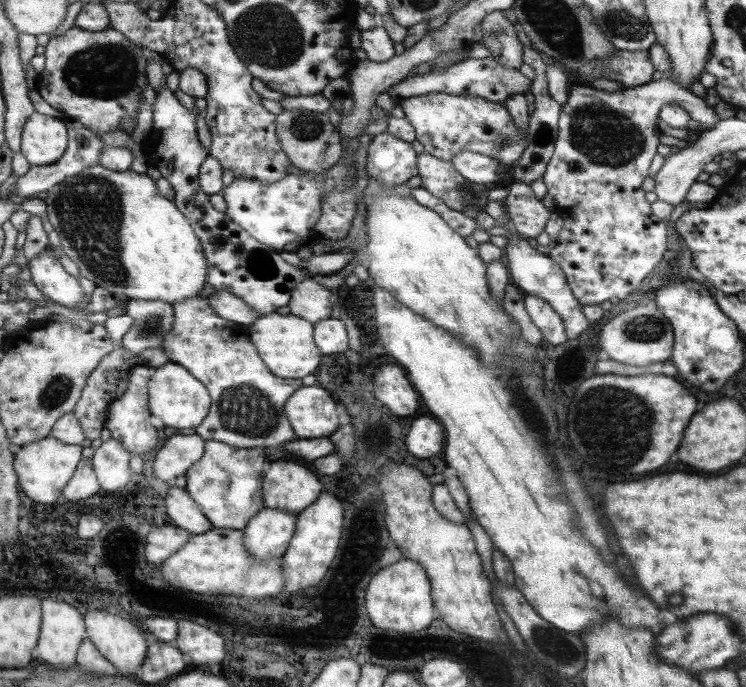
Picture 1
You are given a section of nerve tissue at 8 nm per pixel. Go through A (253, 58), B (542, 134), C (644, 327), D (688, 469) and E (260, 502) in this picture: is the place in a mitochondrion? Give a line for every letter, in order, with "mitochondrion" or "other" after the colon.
A: mitochondrion
B: mitochondrion
C: mitochondrion
D: other
E: other

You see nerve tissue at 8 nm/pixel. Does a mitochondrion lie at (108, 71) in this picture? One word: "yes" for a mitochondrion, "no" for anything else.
yes

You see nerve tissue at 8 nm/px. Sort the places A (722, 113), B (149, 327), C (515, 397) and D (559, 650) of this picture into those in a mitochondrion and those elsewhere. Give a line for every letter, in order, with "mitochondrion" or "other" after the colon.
A: other
B: mitochondrion
C: mitochondrion
D: mitochondrion

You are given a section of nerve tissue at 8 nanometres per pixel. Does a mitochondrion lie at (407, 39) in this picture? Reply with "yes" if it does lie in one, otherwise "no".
no

